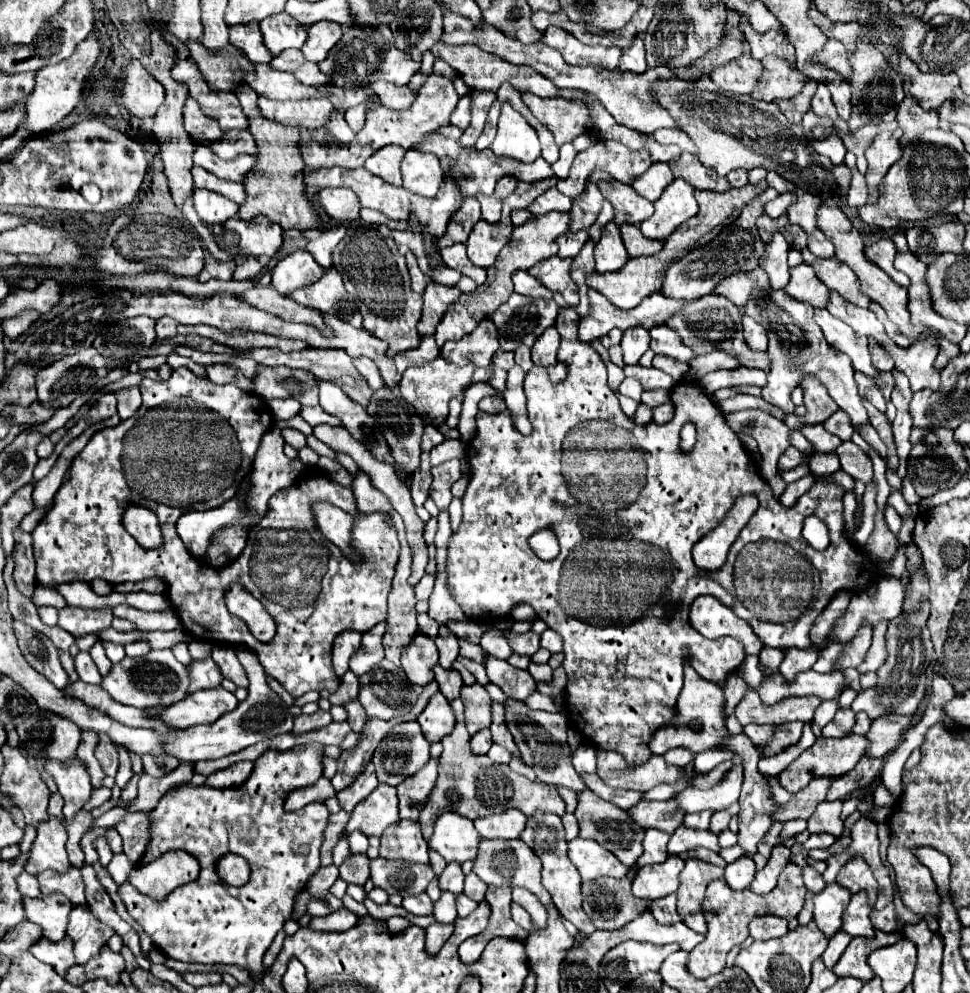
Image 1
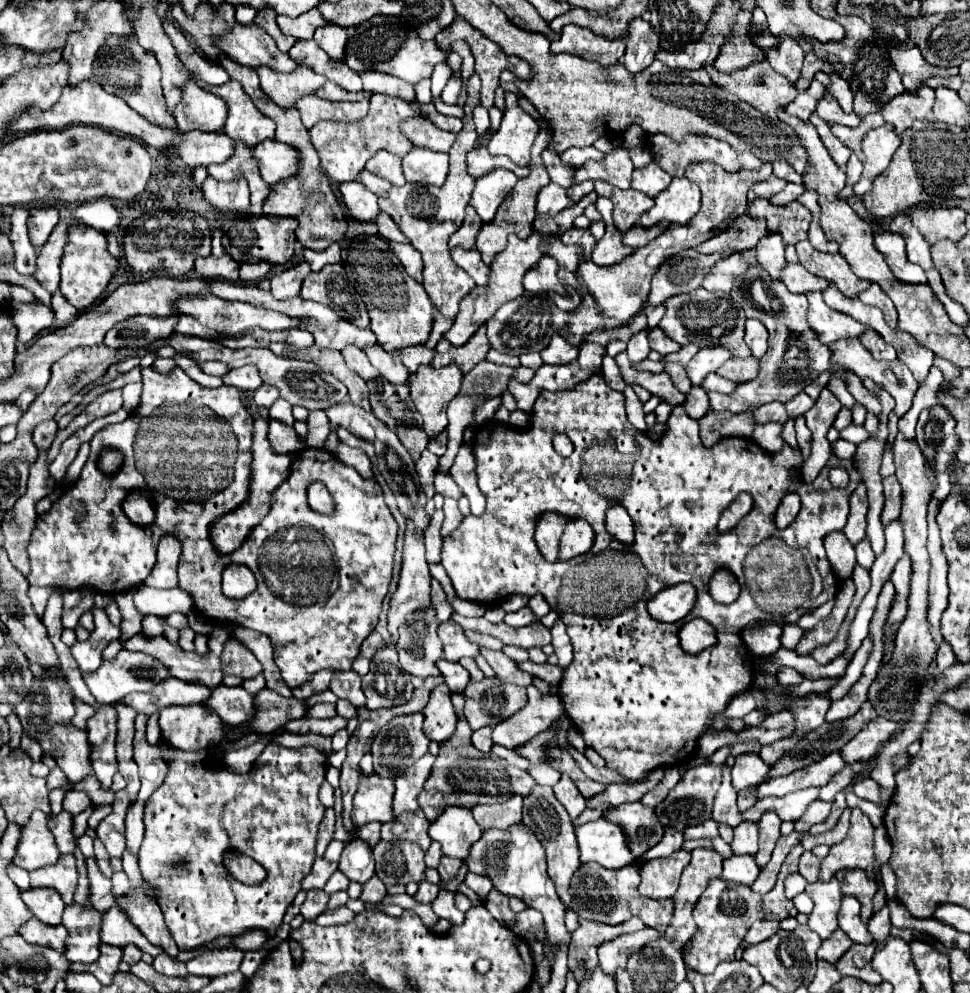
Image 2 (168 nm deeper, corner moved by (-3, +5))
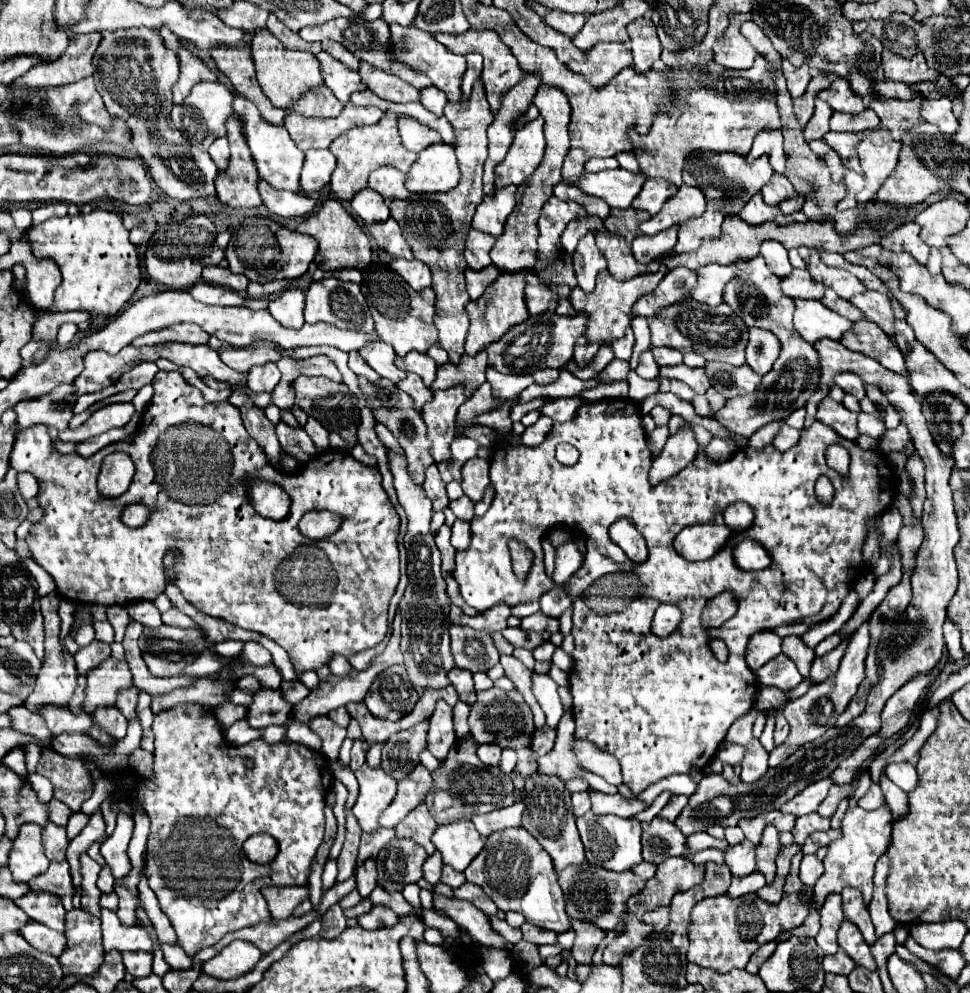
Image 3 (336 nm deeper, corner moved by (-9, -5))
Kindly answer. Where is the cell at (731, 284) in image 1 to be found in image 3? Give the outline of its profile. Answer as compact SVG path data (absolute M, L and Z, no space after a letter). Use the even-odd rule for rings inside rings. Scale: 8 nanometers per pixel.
M708 264L698 268L696 270L698 282L690 292L690 298L706 306L722 304L724 282L728 282L728 278L732 278L734 272L736 272L734 266L718 266L718 264Z

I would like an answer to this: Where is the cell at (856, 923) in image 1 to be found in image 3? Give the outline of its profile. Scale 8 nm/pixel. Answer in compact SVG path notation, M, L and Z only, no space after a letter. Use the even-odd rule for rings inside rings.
M848 920L842 922L838 930L838 944L858 966L864 966L870 972L876 970L876 962L870 954L870 946L860 938L860 932L856 930L856 926L852 926L852 922Z

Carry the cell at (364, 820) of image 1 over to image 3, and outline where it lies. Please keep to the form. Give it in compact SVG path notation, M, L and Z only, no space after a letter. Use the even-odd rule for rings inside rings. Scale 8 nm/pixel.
M368 764L356 770L356 778L360 782L360 796L352 814L364 832L372 832L378 828L378 816L396 796L396 780L382 768L370 768Z

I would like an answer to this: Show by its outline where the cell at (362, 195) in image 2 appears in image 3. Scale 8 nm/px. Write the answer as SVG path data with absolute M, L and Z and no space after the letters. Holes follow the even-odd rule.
M370 188L360 190L360 194L352 198L352 208L358 214L358 218L364 220L366 224L384 222L390 218L390 208L386 200L376 190L370 190Z

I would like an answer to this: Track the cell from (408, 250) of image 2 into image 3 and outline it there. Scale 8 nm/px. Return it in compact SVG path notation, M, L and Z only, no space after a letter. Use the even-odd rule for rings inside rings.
M394 258L390 262L390 268L400 274L414 290L422 290L430 286L430 270L424 266L420 260L404 260L404 258Z

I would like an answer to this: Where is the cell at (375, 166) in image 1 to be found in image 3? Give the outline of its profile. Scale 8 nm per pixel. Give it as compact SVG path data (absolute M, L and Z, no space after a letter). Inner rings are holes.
M392 166L376 168L368 178L368 186L372 190L378 190L388 200L396 200L396 198L404 200L410 194L404 186L404 174Z

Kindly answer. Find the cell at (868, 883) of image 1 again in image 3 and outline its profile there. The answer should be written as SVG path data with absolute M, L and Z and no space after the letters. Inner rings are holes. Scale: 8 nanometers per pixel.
M844 888L844 892L842 892L842 910L844 910L846 920L850 920L852 924L858 926L858 930L864 936L864 942L872 946L876 942L874 926L872 926L870 914L868 914L868 906L864 906L858 890Z

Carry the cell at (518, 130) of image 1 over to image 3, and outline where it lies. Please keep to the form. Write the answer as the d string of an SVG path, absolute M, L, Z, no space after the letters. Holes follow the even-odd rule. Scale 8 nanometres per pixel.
M536 118L536 120L528 122L524 128L516 130L514 144L510 146L506 160L496 168L496 188L504 188L504 186L510 186L510 184L520 186L536 170L536 166L540 164L540 160L544 156L544 148L546 148L542 126L544 126L544 120Z

